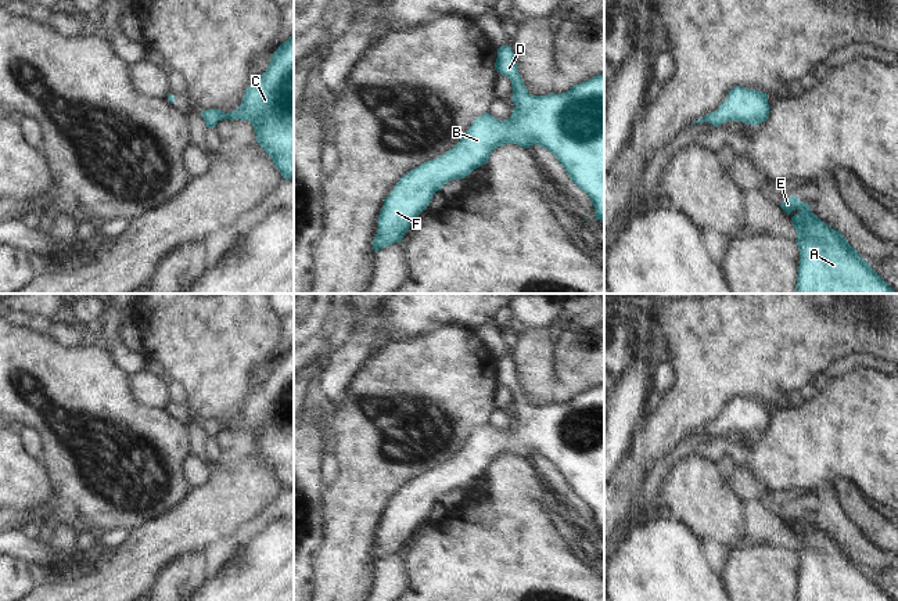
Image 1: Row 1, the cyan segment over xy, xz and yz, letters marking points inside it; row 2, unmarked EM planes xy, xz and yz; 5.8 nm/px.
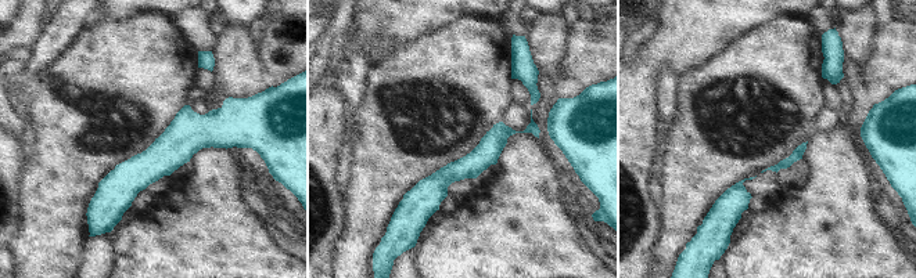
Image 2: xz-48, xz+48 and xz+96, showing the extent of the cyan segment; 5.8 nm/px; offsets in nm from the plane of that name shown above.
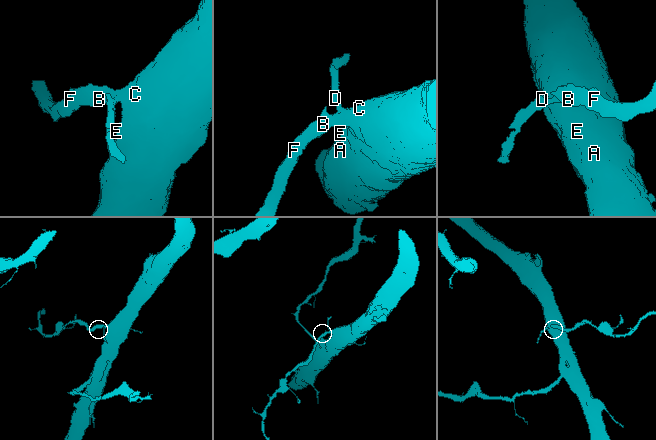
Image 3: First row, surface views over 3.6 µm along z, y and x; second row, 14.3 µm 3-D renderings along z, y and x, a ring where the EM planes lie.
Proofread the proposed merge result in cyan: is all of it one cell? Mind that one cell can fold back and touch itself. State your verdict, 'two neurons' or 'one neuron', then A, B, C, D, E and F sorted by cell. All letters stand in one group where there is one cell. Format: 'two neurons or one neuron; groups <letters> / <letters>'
one neuron; groups A B C D E F

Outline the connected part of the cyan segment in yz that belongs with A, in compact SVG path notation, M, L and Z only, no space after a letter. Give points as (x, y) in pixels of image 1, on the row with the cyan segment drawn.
M795 195L783 199L782 209L791 217L797 231L800 266L797 276L797 294L897 294L859 253L847 242L844 235L822 222L811 212L811 205L801 202Z

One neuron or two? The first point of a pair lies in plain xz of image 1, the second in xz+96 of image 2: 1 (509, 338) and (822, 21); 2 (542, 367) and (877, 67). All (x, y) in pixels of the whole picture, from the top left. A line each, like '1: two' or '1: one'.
1: one
2: two

